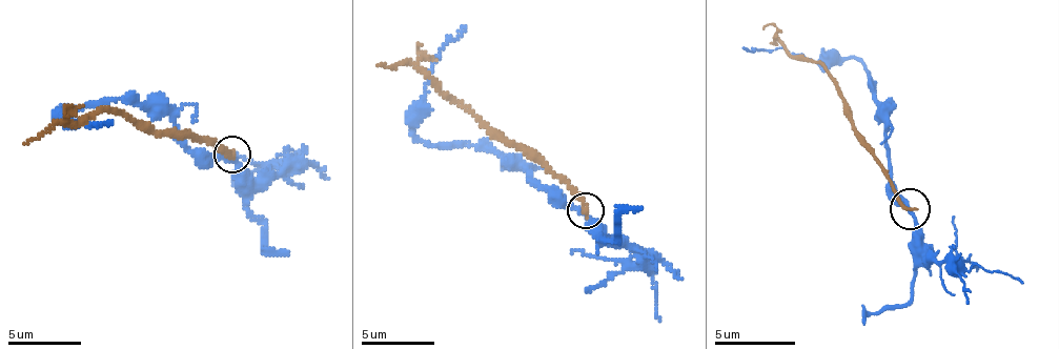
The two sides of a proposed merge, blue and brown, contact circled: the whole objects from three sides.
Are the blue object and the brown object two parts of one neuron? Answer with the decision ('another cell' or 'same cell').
another cell

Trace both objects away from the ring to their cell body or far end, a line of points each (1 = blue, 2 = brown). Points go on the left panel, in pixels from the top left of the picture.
1: (233, 157), (192, 150), (170, 116), (153, 114), (130, 100), (72, 106), (61, 111), (61, 123), (111, 121)
2: (233, 154), (189, 135), (145, 129), (104, 110), (57, 123), (24, 143)

